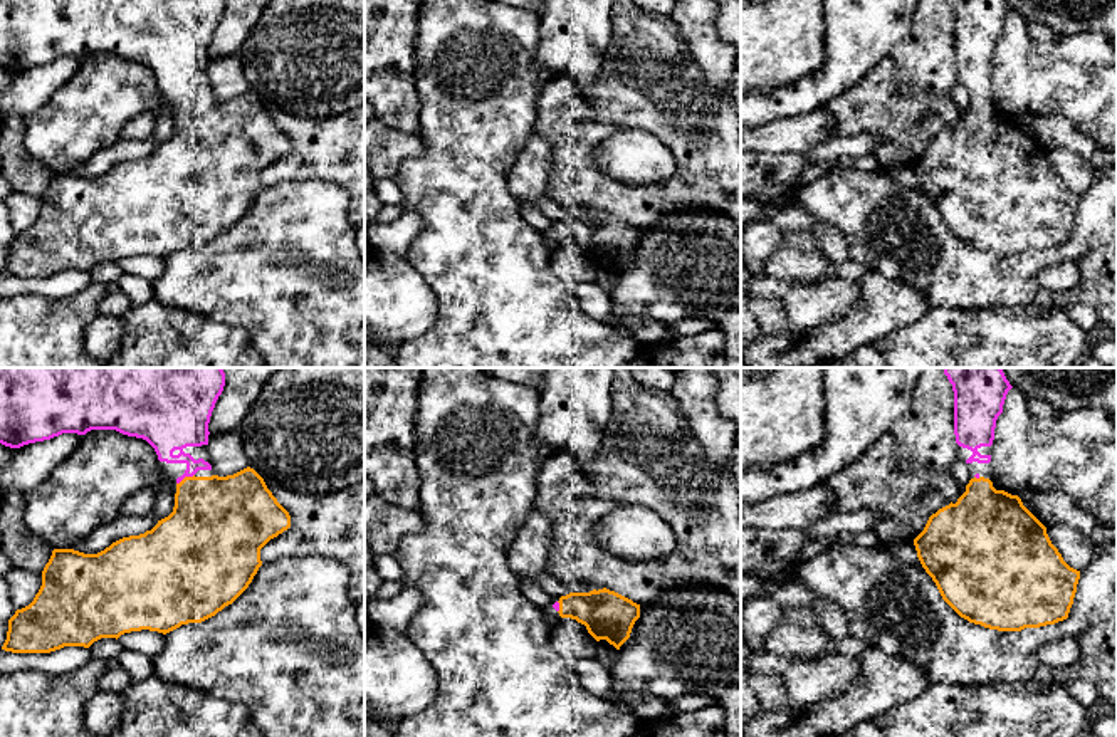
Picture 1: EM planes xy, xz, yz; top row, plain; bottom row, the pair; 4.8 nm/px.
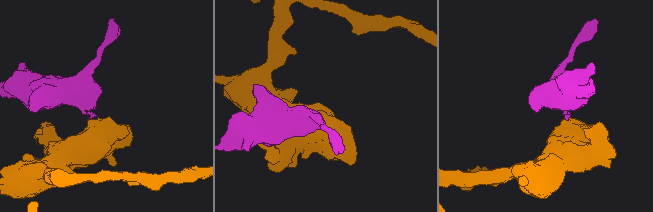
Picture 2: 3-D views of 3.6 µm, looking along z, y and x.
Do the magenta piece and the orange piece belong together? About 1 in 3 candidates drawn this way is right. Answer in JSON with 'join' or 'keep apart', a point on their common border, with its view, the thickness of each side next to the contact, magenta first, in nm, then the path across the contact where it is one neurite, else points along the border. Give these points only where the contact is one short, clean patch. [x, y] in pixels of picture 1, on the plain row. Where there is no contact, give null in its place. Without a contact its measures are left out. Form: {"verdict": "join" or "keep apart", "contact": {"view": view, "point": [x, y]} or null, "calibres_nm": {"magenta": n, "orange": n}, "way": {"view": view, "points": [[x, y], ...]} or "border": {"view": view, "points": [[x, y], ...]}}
{"verdict": "join", "contact": {"view": "xy", "point": [185, 99]}, "calibres_nm": {"magenta": 240, "orange": 400}}

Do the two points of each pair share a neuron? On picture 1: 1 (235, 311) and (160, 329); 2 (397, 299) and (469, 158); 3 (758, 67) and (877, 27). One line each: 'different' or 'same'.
1: different
2: different
3: different

